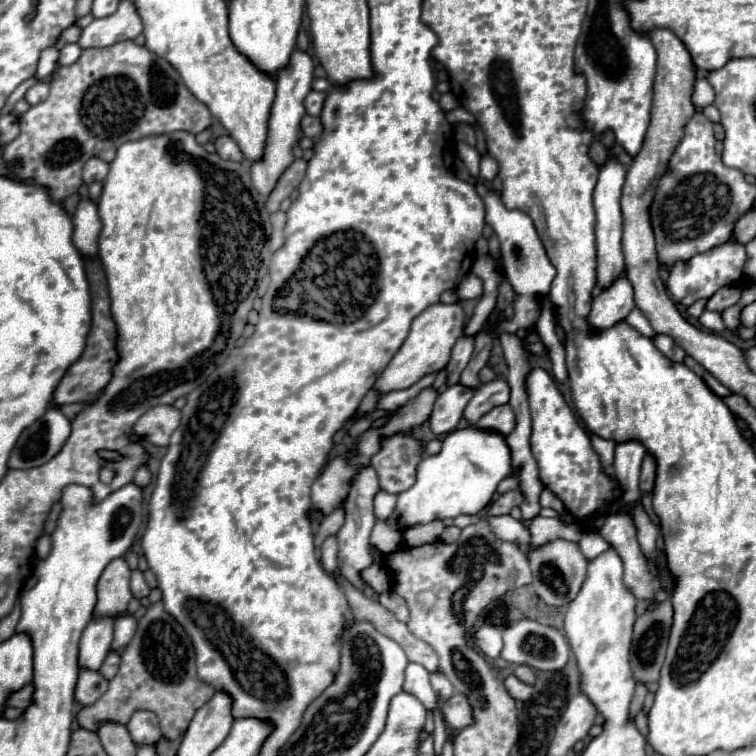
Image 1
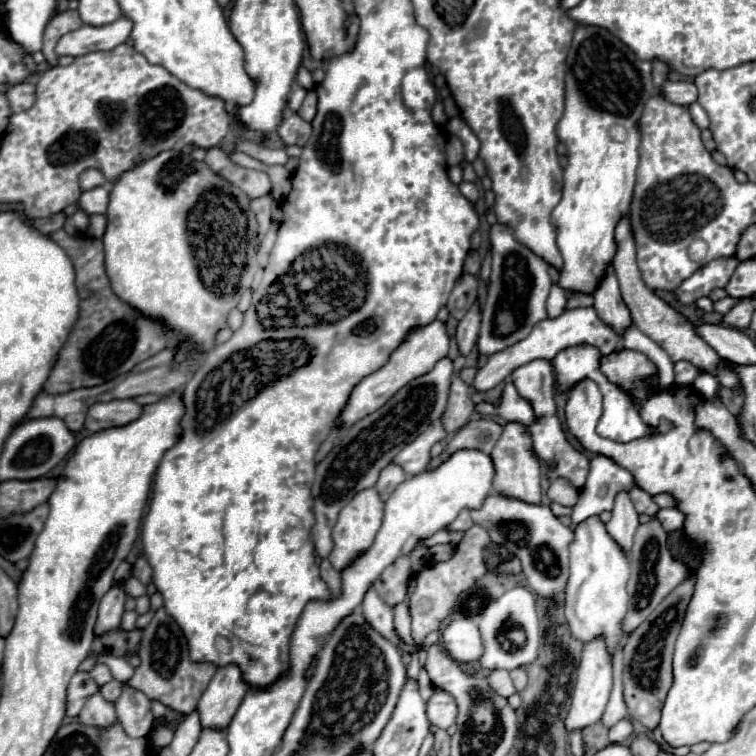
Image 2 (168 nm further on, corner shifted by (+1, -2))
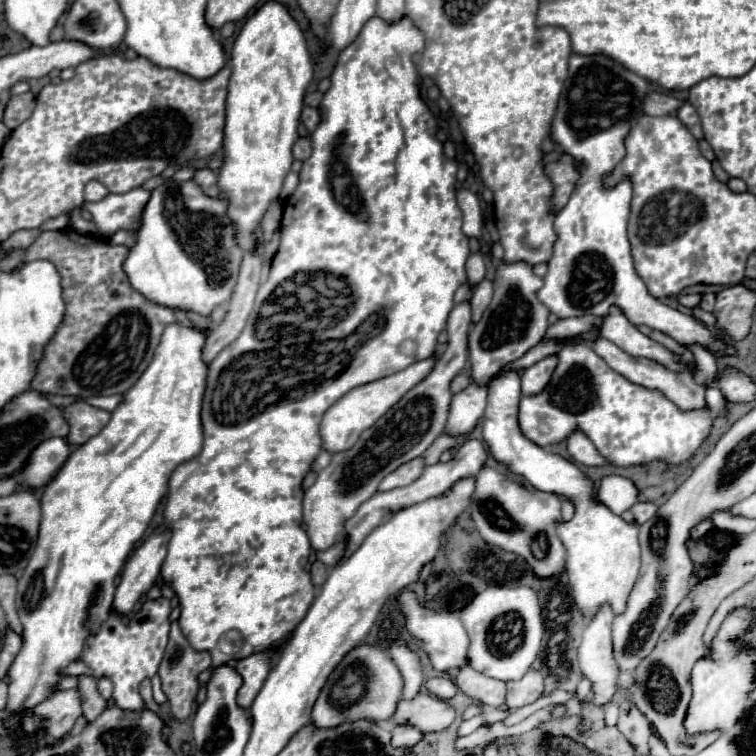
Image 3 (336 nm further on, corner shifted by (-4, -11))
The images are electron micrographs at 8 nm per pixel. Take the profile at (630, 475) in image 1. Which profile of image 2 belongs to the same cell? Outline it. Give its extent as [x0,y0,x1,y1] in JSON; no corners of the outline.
[607,494,639,554]

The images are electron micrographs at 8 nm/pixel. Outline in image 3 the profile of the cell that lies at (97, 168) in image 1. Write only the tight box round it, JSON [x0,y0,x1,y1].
[84,181,108,201]

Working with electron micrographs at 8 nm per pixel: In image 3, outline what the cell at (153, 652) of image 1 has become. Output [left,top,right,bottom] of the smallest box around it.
[158,621,210,721]

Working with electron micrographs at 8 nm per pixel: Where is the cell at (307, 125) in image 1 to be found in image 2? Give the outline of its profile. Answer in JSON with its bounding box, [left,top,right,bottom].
[279,110,311,146]

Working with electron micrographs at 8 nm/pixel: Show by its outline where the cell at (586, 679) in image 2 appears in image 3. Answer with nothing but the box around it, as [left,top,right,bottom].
[578,607,618,707]

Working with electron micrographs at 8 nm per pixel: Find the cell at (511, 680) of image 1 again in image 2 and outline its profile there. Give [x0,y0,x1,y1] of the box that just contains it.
[487,670,515,698]

